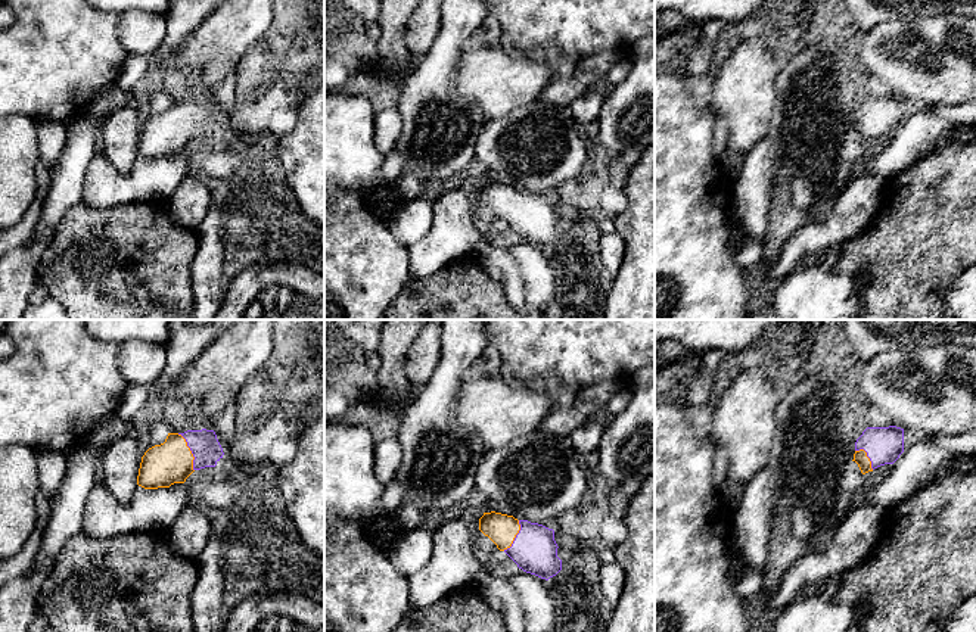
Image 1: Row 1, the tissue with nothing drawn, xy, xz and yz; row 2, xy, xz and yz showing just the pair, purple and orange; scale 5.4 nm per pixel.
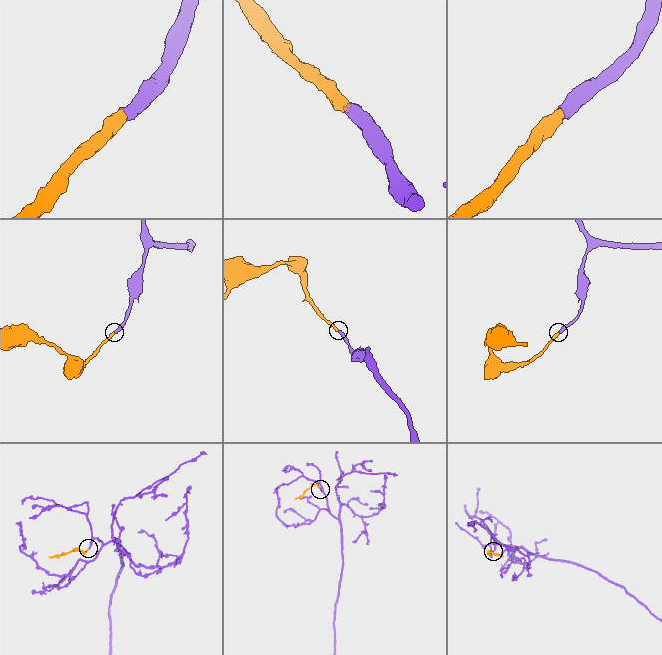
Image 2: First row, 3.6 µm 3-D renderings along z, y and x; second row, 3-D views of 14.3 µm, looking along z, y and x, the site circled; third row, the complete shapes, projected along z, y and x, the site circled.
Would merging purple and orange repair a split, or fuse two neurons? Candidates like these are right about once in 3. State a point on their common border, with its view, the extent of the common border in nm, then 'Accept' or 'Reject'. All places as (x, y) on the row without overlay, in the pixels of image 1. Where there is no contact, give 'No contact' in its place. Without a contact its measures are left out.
Touches purple at xy (190, 120). Shared border 220 nm. Accept

